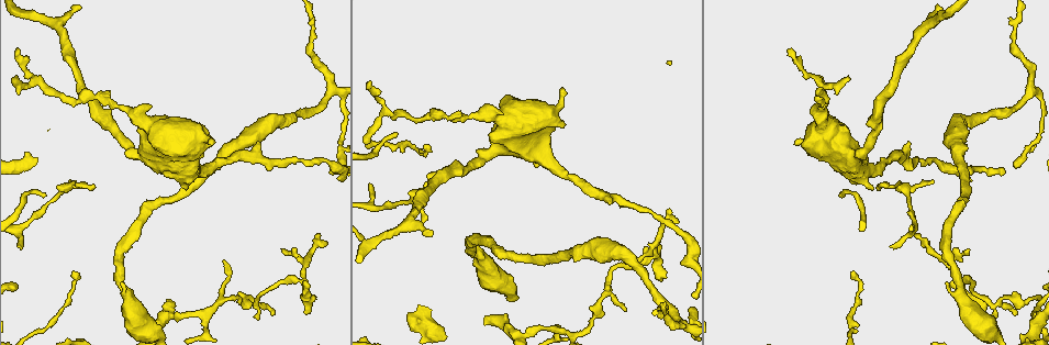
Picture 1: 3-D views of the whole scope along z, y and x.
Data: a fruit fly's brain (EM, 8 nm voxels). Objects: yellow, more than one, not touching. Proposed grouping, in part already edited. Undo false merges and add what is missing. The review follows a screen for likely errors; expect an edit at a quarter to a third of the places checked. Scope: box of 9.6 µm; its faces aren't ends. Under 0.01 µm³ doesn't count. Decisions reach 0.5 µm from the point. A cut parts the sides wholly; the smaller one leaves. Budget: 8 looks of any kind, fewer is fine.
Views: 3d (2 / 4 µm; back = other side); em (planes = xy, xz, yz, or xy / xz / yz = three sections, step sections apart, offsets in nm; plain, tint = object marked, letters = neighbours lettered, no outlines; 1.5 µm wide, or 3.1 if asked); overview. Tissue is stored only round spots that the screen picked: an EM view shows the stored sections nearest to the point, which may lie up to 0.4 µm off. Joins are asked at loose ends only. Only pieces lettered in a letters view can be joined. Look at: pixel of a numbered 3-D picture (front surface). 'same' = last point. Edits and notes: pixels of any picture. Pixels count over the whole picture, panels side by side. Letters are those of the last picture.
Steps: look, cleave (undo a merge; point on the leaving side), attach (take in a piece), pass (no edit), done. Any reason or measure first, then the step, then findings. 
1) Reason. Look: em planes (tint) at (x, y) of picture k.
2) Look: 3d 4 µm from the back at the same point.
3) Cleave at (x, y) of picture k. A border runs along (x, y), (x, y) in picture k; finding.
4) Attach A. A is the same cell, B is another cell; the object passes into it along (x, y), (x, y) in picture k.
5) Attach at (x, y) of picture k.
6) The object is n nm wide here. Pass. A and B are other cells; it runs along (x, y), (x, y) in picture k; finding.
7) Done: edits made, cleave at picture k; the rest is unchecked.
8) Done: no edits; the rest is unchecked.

Branch point. Look: 3d 2 µm at (37, 81) of picture 1.

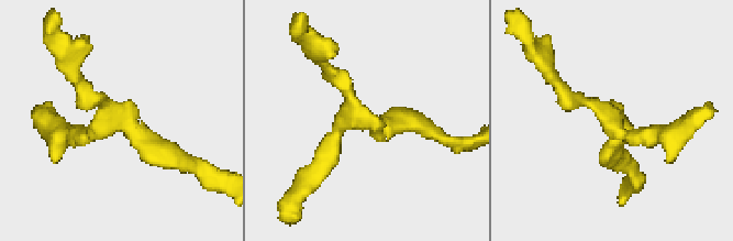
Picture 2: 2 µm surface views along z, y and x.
3 arms meet here; shape alone is not enough. Look: em planes (letters) at (614, 114) of picture 2.

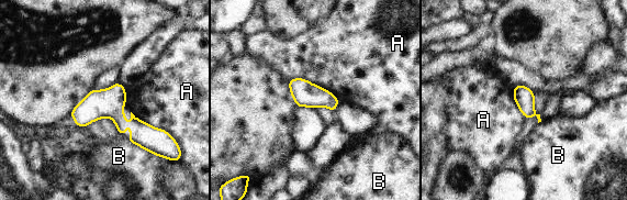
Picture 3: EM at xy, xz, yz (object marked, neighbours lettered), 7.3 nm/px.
Pass. A and B are other cells; it runs along (74, 113), (111, 112), (127, 129), (160, 133) in picture 3; all the same neuron.

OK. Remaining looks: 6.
Narrows sharply. Look: em xy step 8 (letters) at (115, 105) of picture 1.

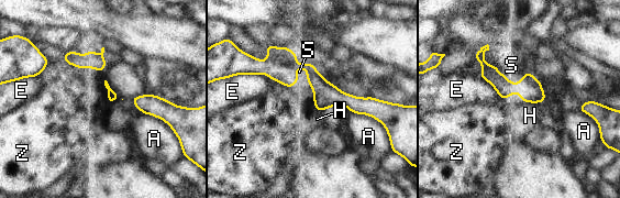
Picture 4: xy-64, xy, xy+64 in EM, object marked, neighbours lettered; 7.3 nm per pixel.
Pass. A, E, H, S and Z are other cells; one neuron here.

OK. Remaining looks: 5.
Look: 3d 4 µm from the back at (301, 279) of picture 1.

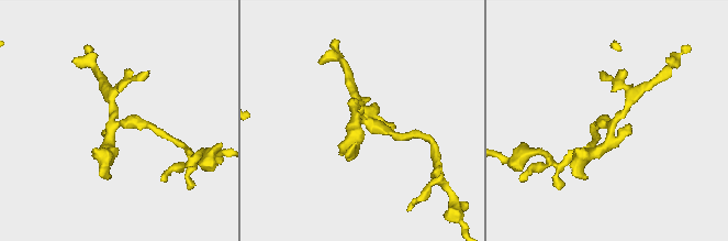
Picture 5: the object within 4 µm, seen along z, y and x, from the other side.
3 arms meet here; shape alone is not enough. Look: em planes (letters) at (610, 121) of picture 5.

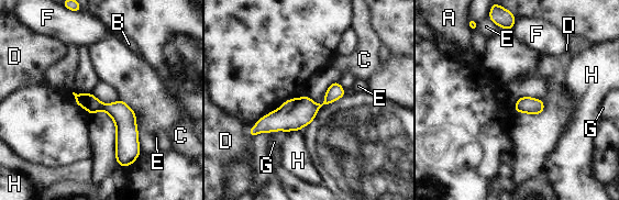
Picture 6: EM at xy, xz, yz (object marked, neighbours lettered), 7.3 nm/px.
Pass. A, B, C, D, E, F, G and H are other cells; it runs along (341, 90), (316, 108), (252, 132) in picture 6; one neuron here.

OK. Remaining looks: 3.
Done: no edits; the rest is unchecked.

